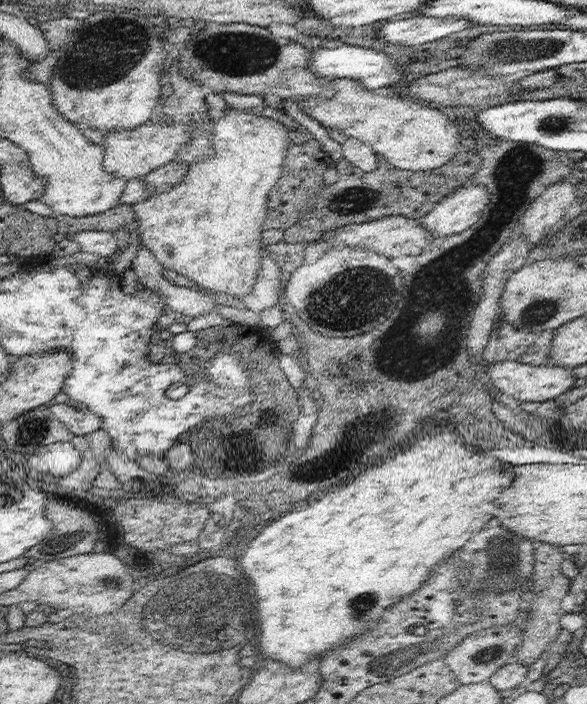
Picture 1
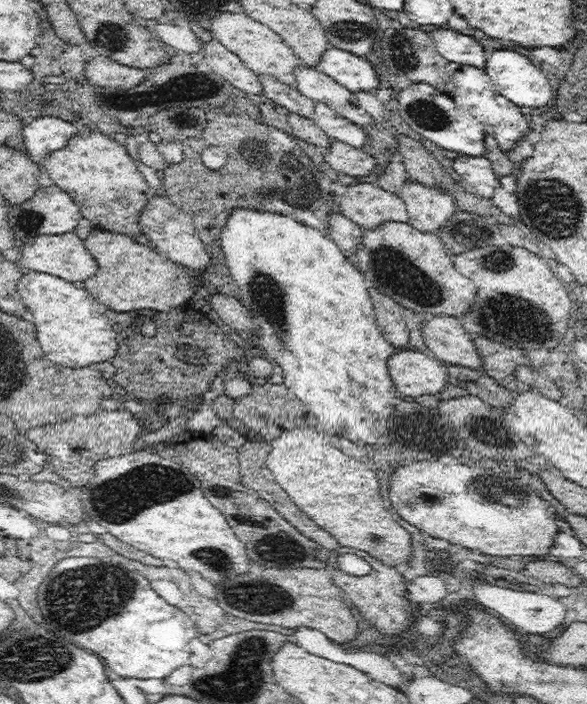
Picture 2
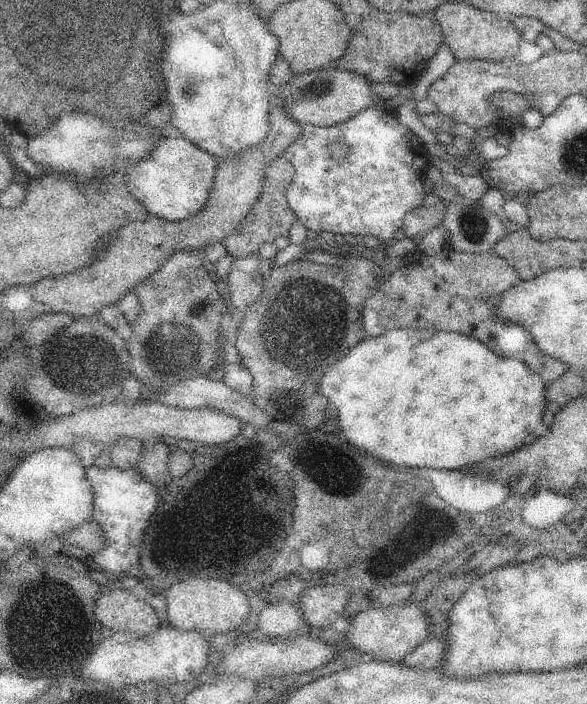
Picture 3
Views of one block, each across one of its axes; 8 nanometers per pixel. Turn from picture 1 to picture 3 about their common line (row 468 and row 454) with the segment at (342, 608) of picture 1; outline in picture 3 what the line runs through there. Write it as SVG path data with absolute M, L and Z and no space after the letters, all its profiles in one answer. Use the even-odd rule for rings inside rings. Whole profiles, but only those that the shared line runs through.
M389 328L387 334L379 336L379 338L365 338L361 340L357 346L353 346L345 358L341 358L339 362L335 362L321 378L319 384L319 396L323 398L333 398L333 402L337 402L337 406L341 406L341 434L343 440L355 448L355 450L363 450L367 456L373 458L381 458L389 464L397 464L397 466L411 466L411 468L461 468L465 464L477 464L483 458L499 458L503 454L511 454L515 450L521 450L523 440L535 432L535 428L539 428L541 416L543 416L543 380L539 380L539 376L535 372L531 372L527 368L527 364L519 362L517 358L507 360L507 358L499 358L493 352L489 352L483 344L479 344L477 340L469 340L467 336L459 336L459 334L445 334L445 332L433 332L427 334L421 330L393 330Z

